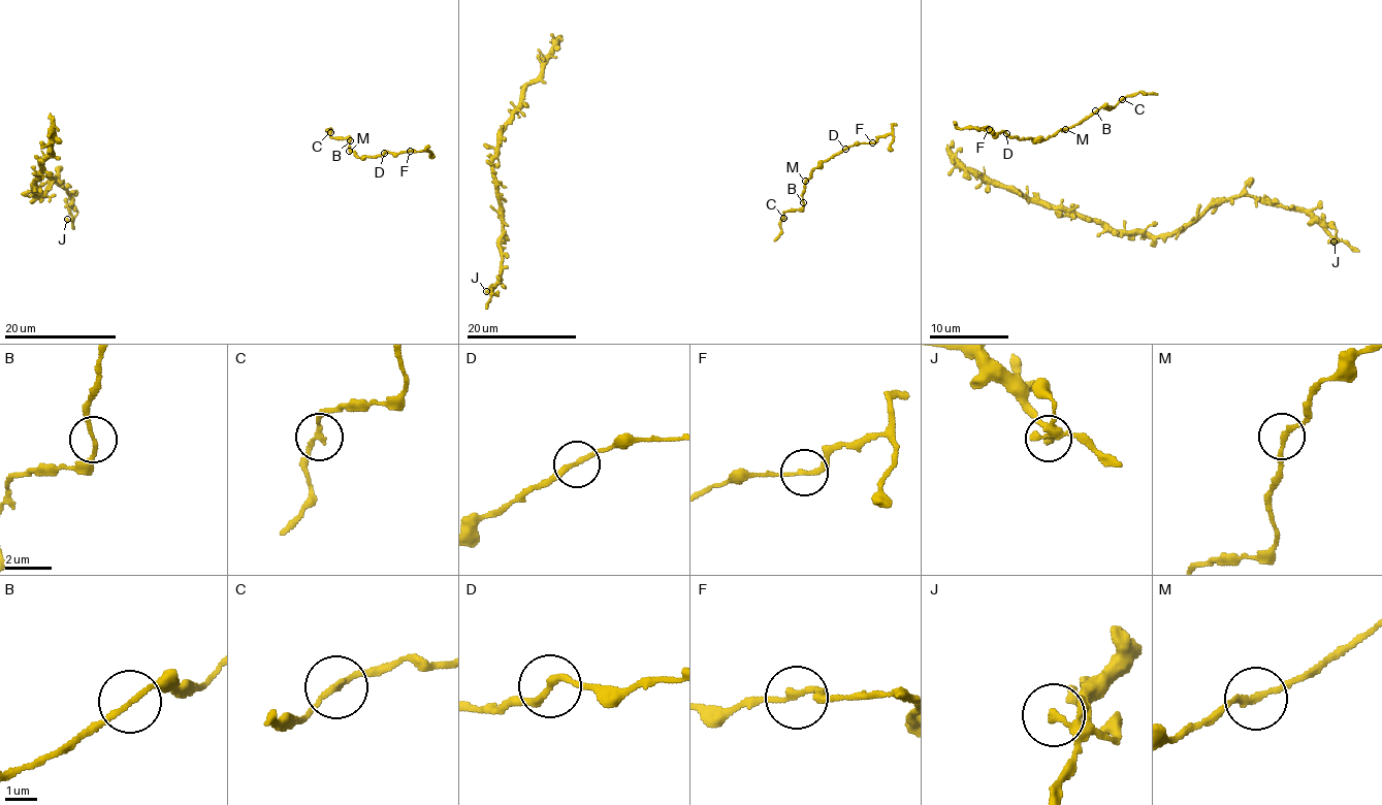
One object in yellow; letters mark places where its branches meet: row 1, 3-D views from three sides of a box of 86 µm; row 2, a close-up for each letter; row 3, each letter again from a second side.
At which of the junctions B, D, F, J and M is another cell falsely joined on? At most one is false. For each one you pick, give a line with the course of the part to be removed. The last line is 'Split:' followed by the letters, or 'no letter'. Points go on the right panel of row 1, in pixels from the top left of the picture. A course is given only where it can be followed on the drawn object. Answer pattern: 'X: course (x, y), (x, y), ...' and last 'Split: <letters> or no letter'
Split: no letter

